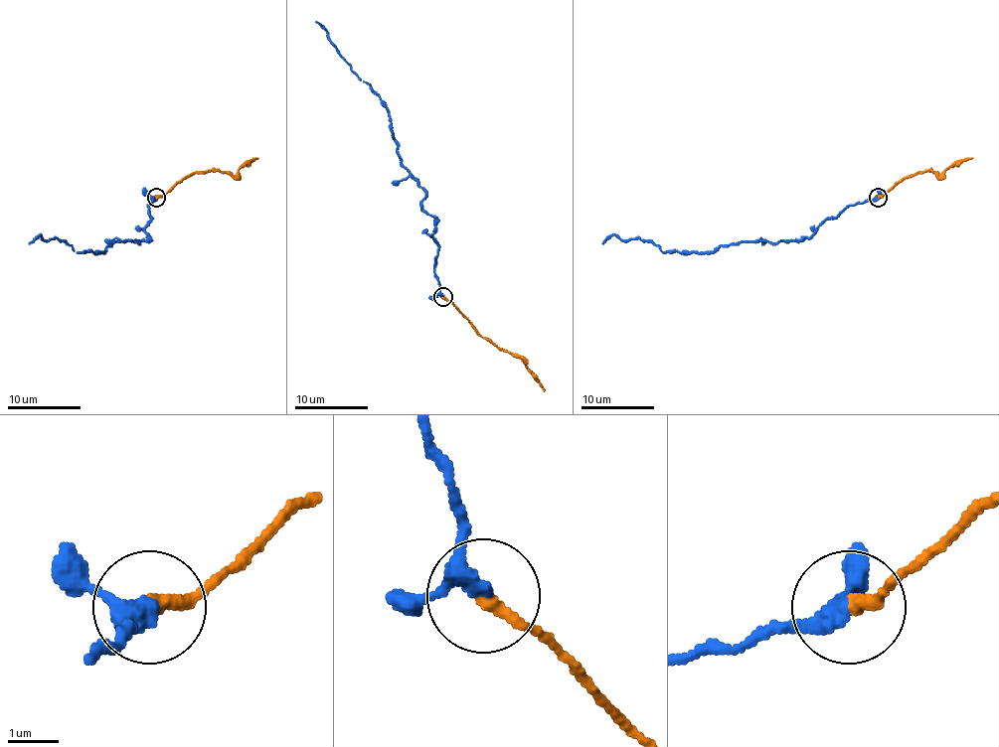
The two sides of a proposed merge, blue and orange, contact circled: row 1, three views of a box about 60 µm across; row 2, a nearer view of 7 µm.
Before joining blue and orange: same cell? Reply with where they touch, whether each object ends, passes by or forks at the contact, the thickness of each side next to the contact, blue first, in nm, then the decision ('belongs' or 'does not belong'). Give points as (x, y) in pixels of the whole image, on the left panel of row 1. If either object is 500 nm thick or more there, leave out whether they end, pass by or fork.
at (156, 197); blue passes by; orange ends there; 320 nm thick on the blue side, 260 nm on the other; belongs

